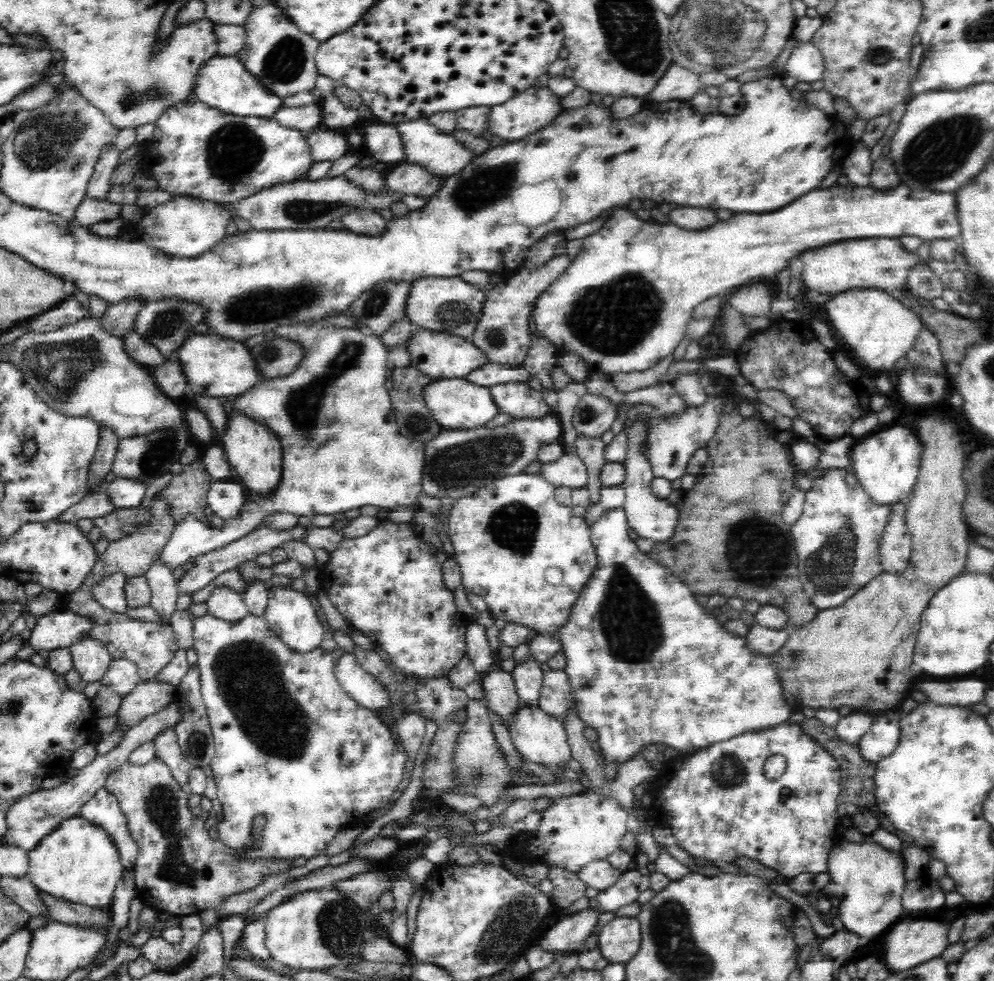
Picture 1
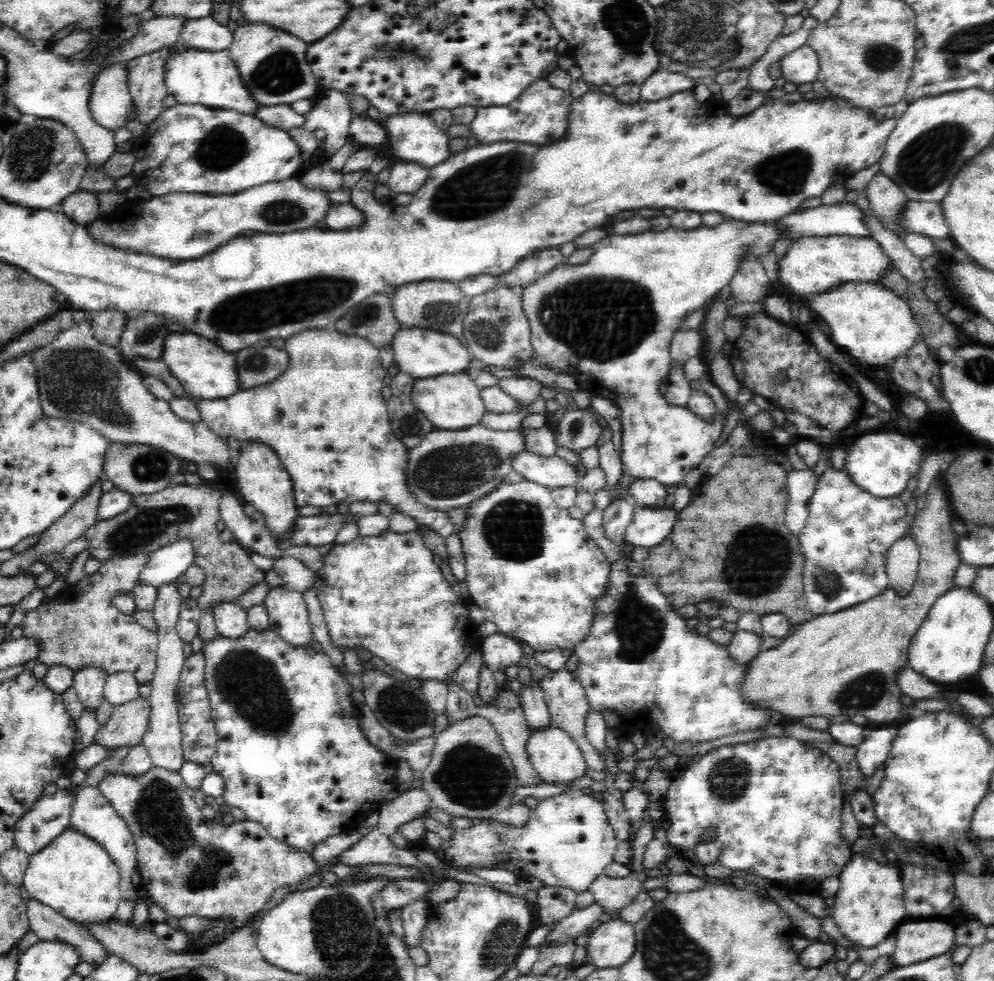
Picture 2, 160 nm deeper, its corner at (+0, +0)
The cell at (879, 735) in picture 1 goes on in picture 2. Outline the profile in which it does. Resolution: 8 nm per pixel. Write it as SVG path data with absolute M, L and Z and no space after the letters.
M888 726L868 729L865 739L857 746L856 753L859 770L865 780L871 778L885 763L892 741Z

